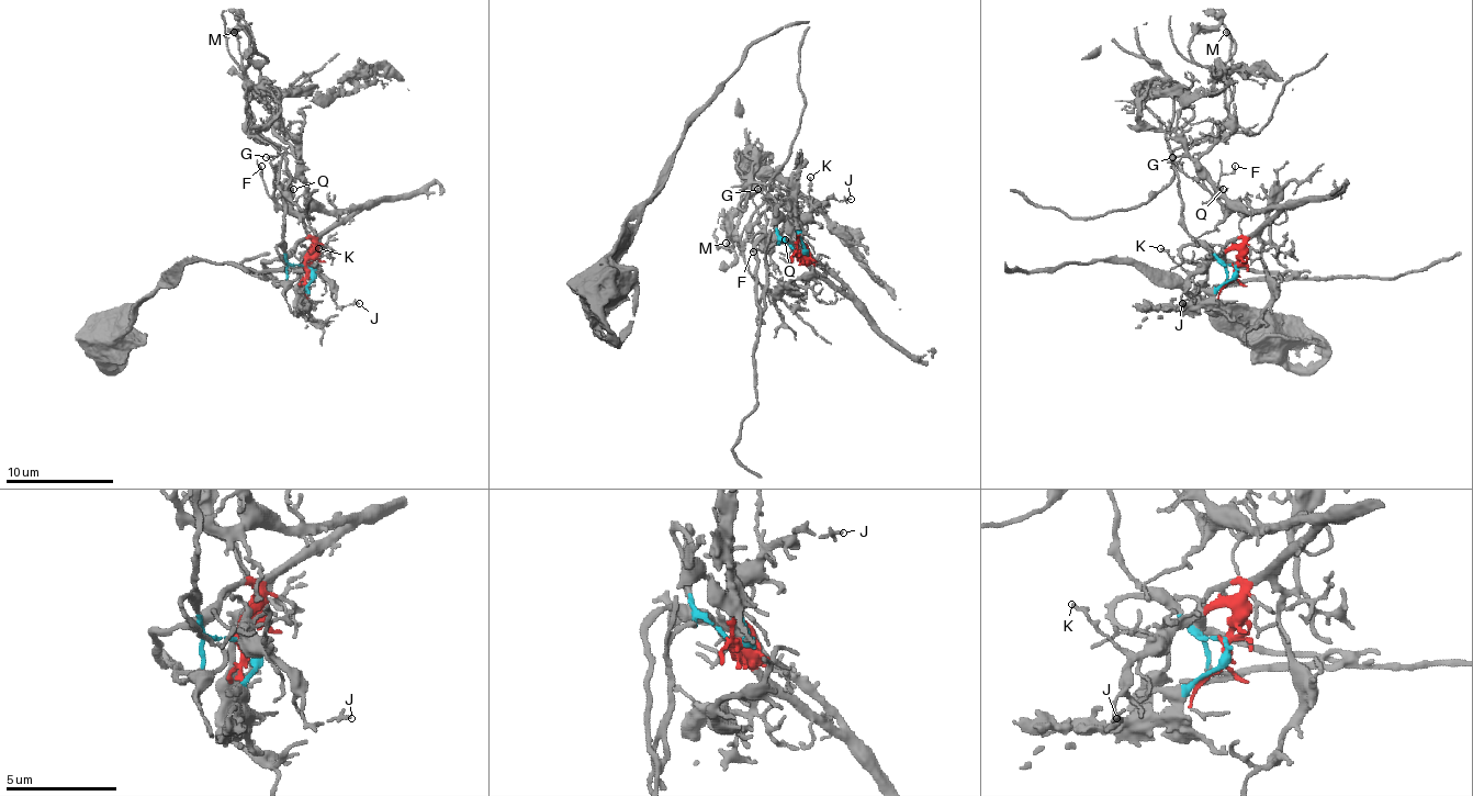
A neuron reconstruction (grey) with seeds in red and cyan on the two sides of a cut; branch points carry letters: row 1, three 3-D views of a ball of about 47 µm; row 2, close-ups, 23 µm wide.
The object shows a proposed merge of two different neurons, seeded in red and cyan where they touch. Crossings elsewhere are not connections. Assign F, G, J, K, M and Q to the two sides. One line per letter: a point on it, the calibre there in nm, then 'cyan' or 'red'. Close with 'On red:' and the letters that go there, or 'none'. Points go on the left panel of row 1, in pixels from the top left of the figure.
F: (261, 166) | 150 nm | red
G: (266, 157) | 170 nm | cyan
J: (359, 303) | 150 nm | red
K: (318, 248) | 180 nm | red
M: (234, 32) | 140 nm | cyan
Q: (293, 189) | 190 nm | red
On red: F, J, K, Q

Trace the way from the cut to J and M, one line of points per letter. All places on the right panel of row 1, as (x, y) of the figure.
J: (1236, 268), (1236, 249), (1226, 249), (1207, 262), (1185, 287), (1183, 303)
M: (1236, 268), (1185, 231), (1172, 157), (1180, 147), (1223, 133), (1228, 109), (1221, 69), (1234, 53), (1226, 31)

